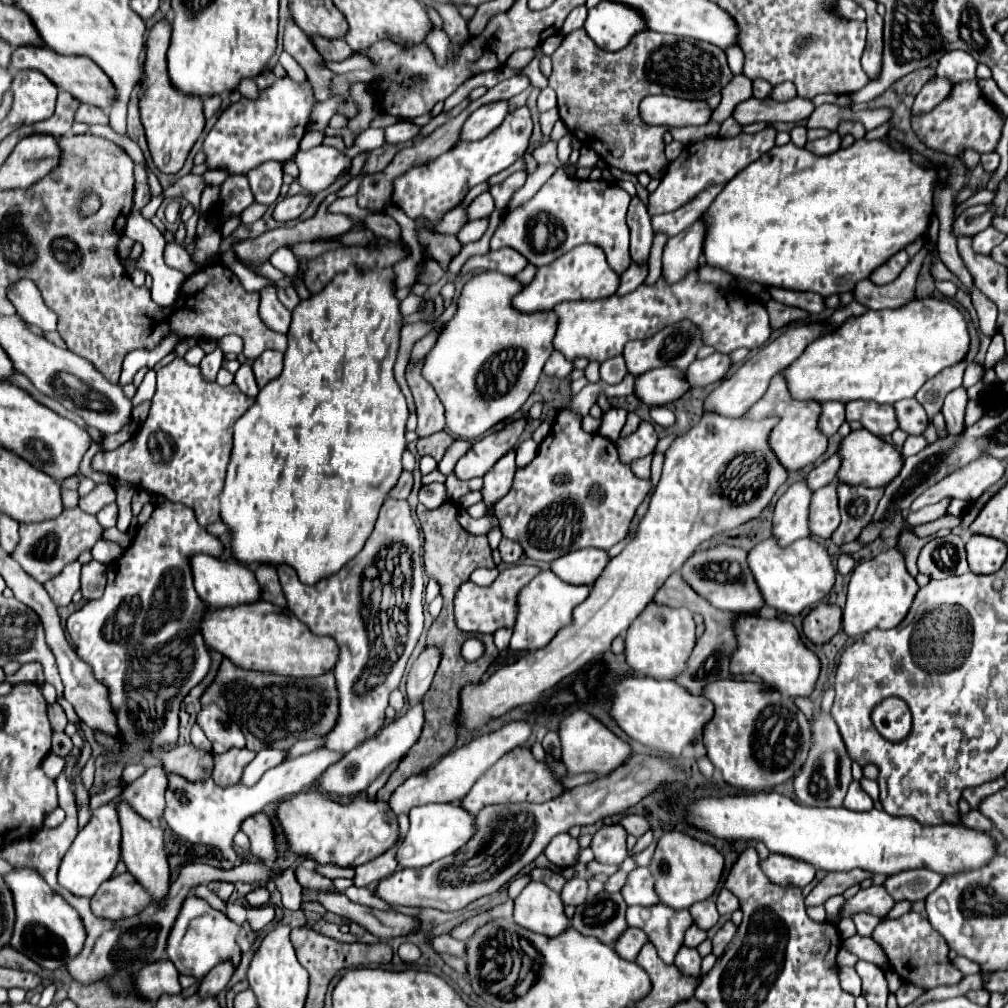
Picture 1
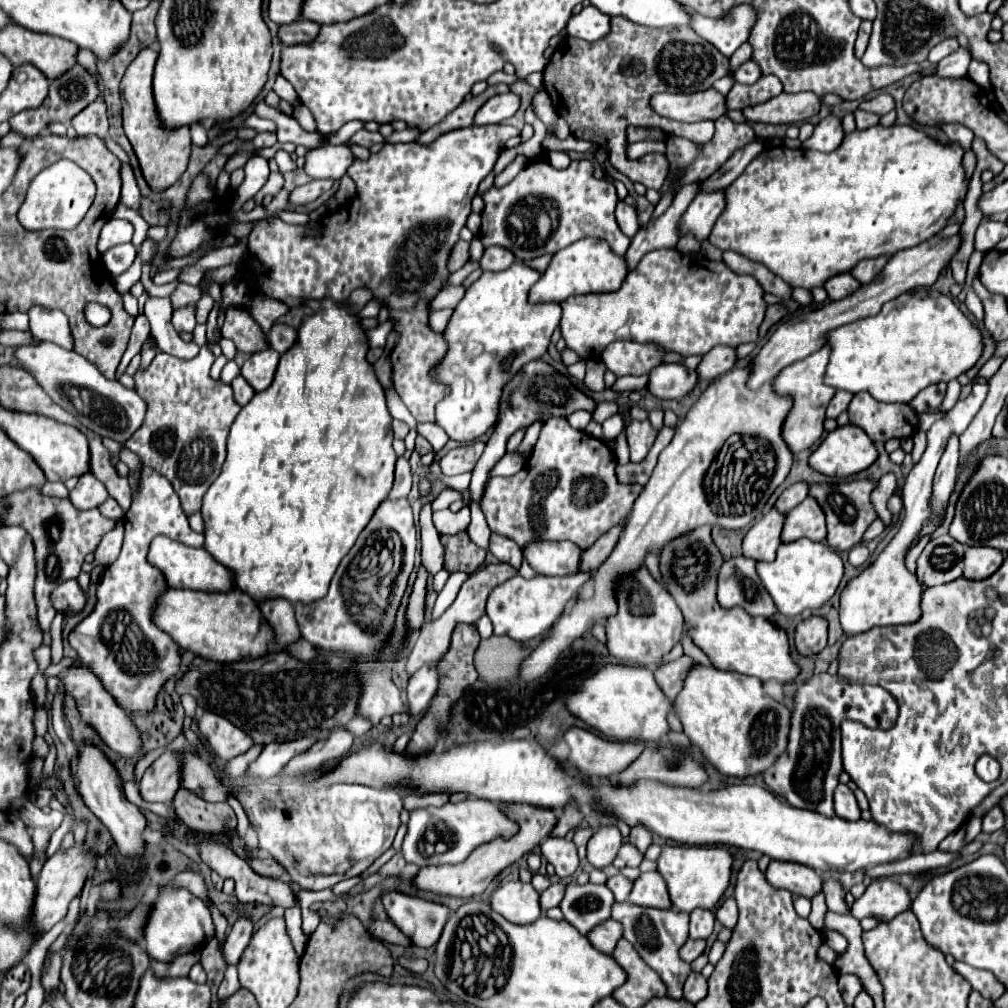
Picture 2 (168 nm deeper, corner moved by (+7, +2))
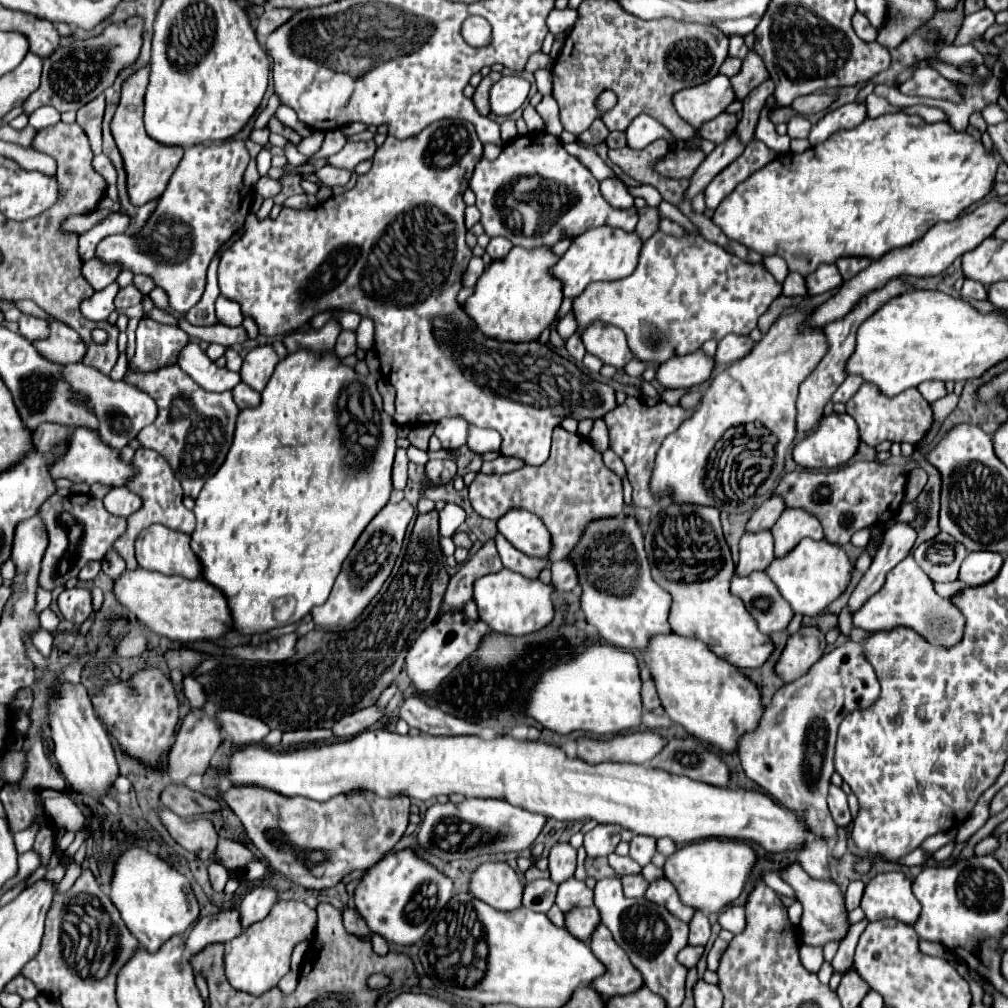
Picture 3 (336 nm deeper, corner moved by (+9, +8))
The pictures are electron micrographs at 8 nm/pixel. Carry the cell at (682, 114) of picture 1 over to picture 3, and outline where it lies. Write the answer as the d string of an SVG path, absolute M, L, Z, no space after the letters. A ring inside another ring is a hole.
M717 74L701 86L685 88L673 96L679 116L695 128L699 128L705 120L719 116L733 100L735 92L729 78L723 74Z

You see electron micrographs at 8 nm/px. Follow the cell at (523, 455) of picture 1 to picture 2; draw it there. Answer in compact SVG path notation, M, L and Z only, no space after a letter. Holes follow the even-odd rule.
M507 452L497 464L495 468L491 470L491 476L511 476L511 474L517 474L521 468L523 468L523 462L525 462L525 456L521 452Z

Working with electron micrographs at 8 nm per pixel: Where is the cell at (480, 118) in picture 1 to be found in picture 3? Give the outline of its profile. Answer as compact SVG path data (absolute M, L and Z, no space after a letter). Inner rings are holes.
M503 76L491 88L491 112L497 116L513 114L527 100L531 84L521 76Z

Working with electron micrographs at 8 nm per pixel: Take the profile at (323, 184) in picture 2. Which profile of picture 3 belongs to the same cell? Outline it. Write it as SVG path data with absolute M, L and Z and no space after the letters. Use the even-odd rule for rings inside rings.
M323 166L321 170L317 170L317 176L321 178L321 182L325 186L345 186L351 178L351 170L345 170L345 168L335 168L335 166Z

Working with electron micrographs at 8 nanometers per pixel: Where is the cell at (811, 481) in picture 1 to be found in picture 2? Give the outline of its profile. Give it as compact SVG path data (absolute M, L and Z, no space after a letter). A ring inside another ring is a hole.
M795 482L791 484L787 490L783 490L783 494L777 498L775 506L783 512L789 512L791 508L795 508L805 496L809 494L809 482Z

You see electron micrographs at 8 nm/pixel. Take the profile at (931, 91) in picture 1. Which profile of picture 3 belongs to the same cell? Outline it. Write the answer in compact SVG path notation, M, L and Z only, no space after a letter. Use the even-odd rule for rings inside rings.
M989 8L969 14L965 18L965 30L961 30L961 38L957 38L957 42L953 42L953 44L963 46L965 38L973 38L973 34L983 34L993 22L995 22L995 14Z

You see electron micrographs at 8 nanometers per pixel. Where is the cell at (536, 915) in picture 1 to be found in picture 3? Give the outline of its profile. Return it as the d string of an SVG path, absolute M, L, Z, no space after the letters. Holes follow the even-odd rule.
M485 862L469 878L469 892L497 910L521 906L523 882L507 862Z

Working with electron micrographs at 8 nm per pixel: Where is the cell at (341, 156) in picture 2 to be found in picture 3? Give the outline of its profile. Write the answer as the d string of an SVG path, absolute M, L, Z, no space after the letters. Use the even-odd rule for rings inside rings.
M361 140L361 142L349 142L343 146L341 152L333 154L331 158L327 158L327 164L331 166L341 166L347 170L355 170L355 166L363 160L373 158L377 150L377 144L373 140Z

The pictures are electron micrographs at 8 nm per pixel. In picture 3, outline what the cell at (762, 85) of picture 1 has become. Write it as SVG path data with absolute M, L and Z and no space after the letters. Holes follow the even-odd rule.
M731 36L729 38L729 56L737 56L737 58L745 58L745 54L749 52L749 48L745 46L741 36Z

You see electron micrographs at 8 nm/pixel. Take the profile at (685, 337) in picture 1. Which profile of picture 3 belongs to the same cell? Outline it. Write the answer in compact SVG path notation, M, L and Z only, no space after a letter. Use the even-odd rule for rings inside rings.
M591 322L583 334L583 344L587 348L587 352L595 354L597 358L601 358L605 364L611 364L615 368L623 368L633 354L629 354L629 348L625 344L625 334L623 330L605 324L605 322Z

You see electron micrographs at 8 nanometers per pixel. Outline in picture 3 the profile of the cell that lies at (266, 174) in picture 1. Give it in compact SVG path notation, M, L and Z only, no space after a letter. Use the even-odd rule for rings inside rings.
M263 148L259 152L259 156L257 156L257 168L259 168L261 176L265 176L269 172L269 168L271 168L271 152L267 148Z

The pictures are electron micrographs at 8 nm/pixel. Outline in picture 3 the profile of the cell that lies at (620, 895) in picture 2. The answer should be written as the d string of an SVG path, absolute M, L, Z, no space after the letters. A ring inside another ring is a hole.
M629 876L629 878L621 878L623 882L623 890L629 898L643 898L643 894L649 888L649 882L643 876Z

